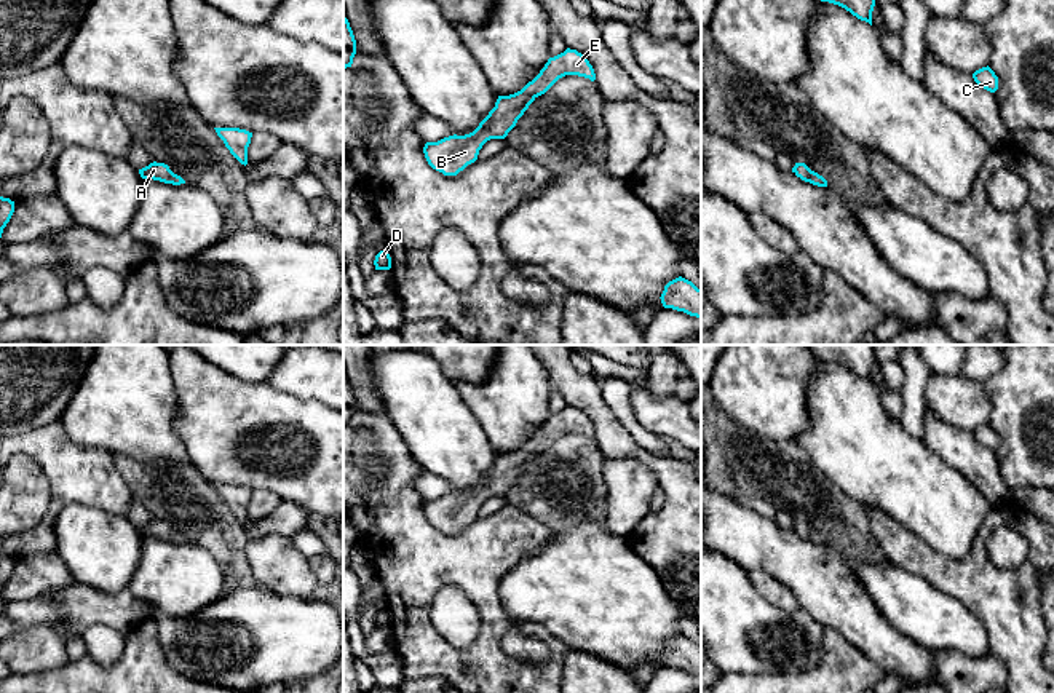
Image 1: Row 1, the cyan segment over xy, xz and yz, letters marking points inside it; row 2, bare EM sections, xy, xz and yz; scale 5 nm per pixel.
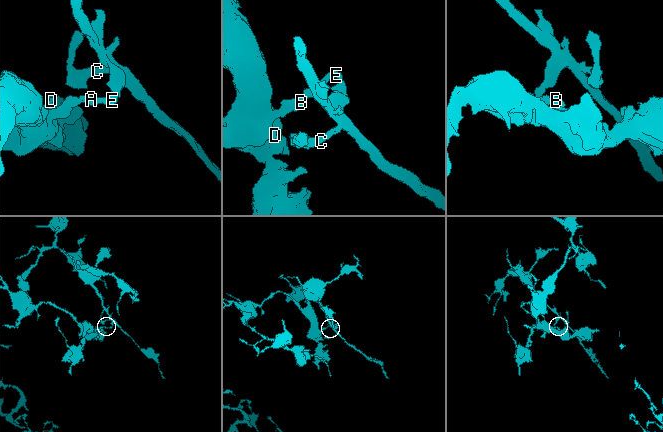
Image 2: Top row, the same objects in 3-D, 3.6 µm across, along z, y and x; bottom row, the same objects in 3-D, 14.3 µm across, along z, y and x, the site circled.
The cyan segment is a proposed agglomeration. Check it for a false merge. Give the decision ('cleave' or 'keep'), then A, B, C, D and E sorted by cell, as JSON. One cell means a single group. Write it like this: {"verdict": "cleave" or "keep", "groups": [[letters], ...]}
{"verdict": "keep", "groups": [["A", "B", "C", "D", "E"]]}

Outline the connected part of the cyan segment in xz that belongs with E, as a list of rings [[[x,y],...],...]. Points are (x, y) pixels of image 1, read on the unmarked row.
[[[567,406],[564,410],[549,415],[540,431],[521,449],[509,453],[498,453],[495,465],[473,490],[465,493],[454,492],[438,500],[426,500],[423,511],[428,522],[444,533],[457,533],[477,517],[479,508],[487,498],[505,497],[529,463],[565,433],[578,433],[591,439],[596,438],[594,426],[586,414]]]

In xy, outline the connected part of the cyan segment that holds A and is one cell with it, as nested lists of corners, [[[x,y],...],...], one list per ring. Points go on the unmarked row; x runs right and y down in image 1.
[[[150,521],[149,524],[139,527],[139,532],[142,537],[153,537],[153,538],[160,538],[164,541],[172,541],[172,543],[180,543],[185,541],[185,538],[174,532],[168,522],[164,521]]]

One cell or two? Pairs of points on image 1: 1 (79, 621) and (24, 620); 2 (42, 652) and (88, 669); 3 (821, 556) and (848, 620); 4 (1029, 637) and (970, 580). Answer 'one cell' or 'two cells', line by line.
1: one cell
2: two cells
3: one cell
4: one cell

